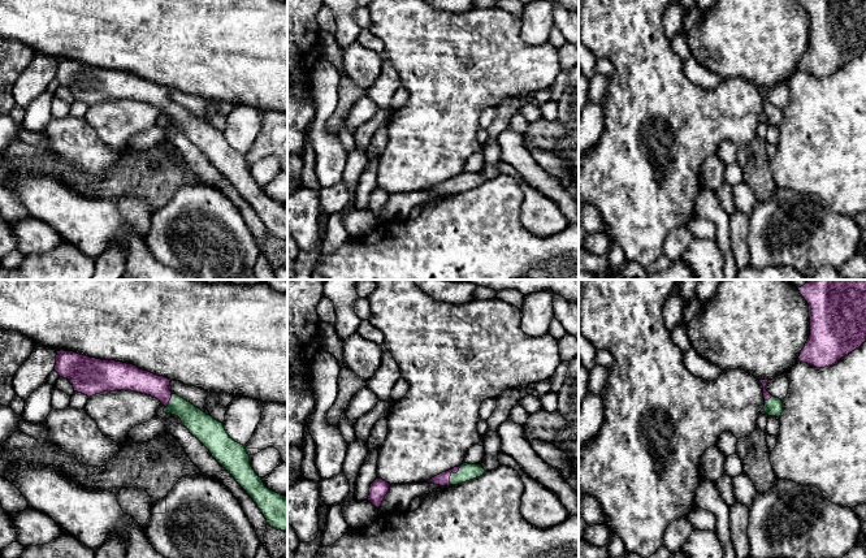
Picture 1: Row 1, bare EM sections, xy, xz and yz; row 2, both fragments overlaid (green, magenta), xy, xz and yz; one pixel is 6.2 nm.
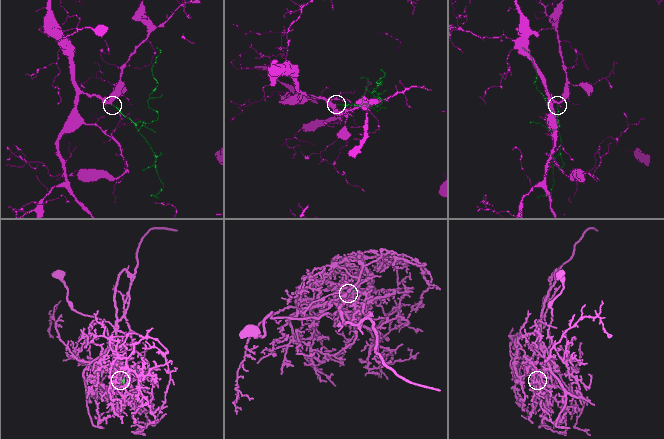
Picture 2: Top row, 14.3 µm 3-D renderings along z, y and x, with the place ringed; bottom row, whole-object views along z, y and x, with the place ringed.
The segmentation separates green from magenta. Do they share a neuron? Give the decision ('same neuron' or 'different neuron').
same neuron

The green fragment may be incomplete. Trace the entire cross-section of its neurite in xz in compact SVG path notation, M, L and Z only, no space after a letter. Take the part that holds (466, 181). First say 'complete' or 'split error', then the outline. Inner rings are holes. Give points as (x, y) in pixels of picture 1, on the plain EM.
split error | M463 172L459 176L454 176L446 181L442 181L430 189L428 191L432 191L434 194L458 194L469 189L473 189L476 186L480 186L485 182L486 179L480 174L480 173L468 173Z

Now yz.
split error | M761 88L761 92L763 95L763 107L765 107L765 121L768 125L776 125L779 126L783 121L783 111L779 107L772 105L767 99L766 99L766 94L767 94L768 88Z

